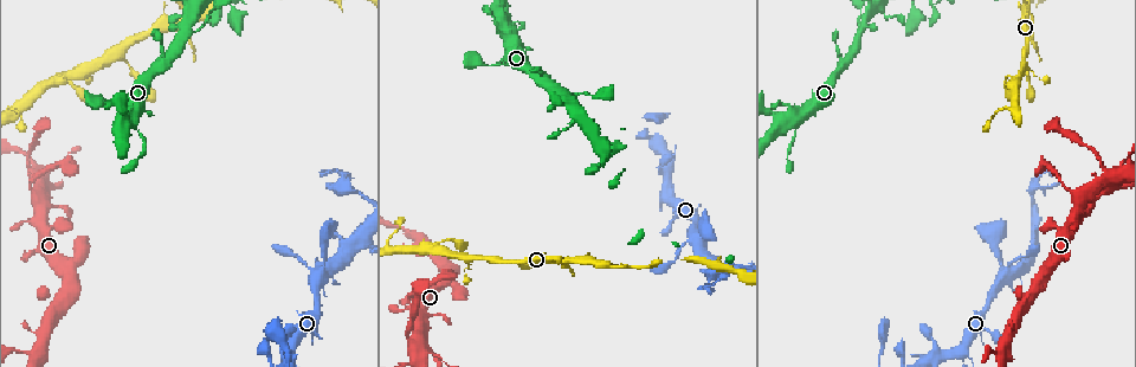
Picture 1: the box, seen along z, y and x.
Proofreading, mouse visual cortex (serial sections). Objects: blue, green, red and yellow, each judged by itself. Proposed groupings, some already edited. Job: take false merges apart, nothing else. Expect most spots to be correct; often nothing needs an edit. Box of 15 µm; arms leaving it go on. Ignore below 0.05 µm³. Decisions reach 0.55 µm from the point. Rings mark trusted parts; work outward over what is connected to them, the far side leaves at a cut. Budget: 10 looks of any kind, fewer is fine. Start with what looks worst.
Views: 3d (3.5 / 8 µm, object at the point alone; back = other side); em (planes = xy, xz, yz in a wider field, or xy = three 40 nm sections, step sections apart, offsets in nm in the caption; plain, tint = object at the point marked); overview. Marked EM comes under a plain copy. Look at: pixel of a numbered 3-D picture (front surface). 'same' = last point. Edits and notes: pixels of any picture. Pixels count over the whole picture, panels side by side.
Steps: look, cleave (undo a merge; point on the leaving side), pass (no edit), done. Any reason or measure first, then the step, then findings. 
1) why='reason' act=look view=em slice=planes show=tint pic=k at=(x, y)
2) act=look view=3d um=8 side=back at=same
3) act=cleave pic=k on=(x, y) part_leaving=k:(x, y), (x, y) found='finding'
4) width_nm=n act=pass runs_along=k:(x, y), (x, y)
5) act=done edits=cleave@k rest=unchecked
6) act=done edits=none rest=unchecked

why='arms part here' act=look view=3d um=3.5 pic=1 at=(1026, 50)

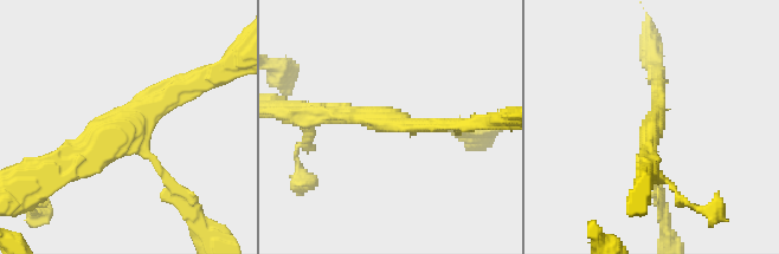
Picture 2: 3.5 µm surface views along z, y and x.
arms=3 arm_widths_nm=100,200,250 why='now the EM' act=look view=em slice=xy step=3 show=tint pic=2 at=(652, 121)

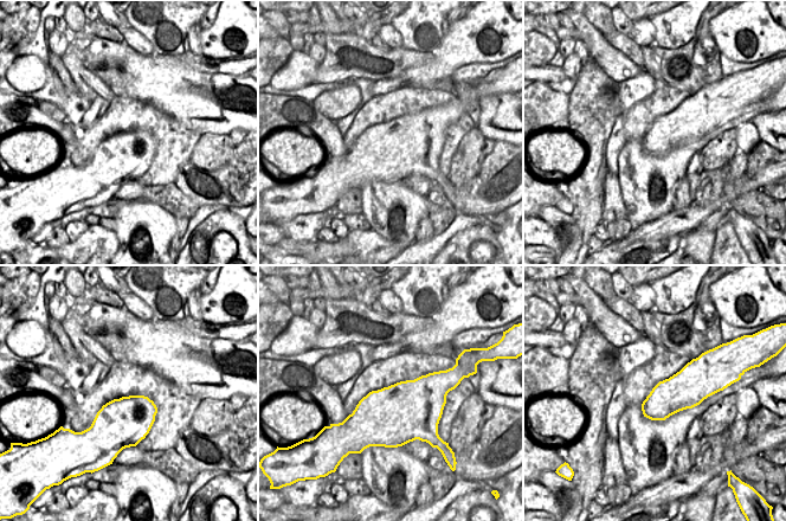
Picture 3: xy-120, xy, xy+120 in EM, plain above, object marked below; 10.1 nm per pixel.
act=pass runs_along=2:(191, 83), (60, 167) found='one cell here'

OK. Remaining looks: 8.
why='a fork' act=look view=3d um=3.5 pic=1 at=(429, 252)

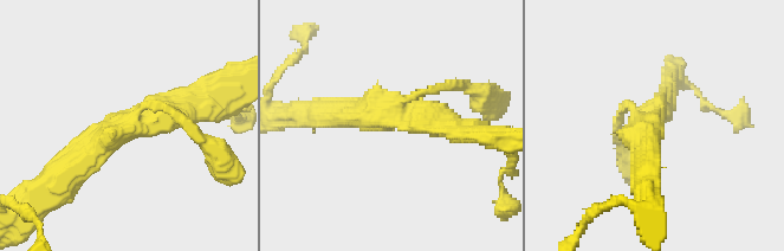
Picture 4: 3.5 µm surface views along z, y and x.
arms=3 arm_widths_nm=150,300,350 act=look view=em slice=xy step=3 show=tint pic=4 at=(398, 113)

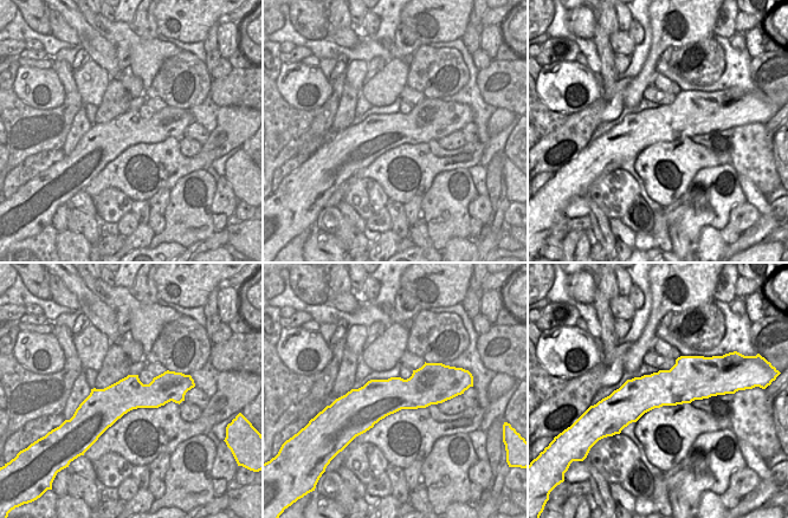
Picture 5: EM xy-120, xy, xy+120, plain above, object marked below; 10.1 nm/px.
act=pass runs_along=5:(446, 388), (344, 402) found='one cell here'

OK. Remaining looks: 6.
why='branch point' act=look view=3d um=3.5 pic=1 at=(1028, 20)

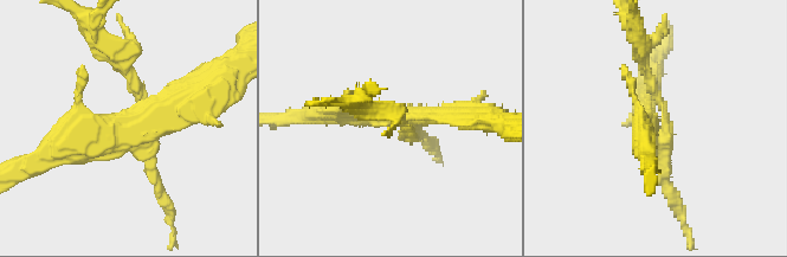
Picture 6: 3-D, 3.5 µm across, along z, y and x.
act=look view=em slice=xy step=5 show=tint pic=6 at=(408, 117)

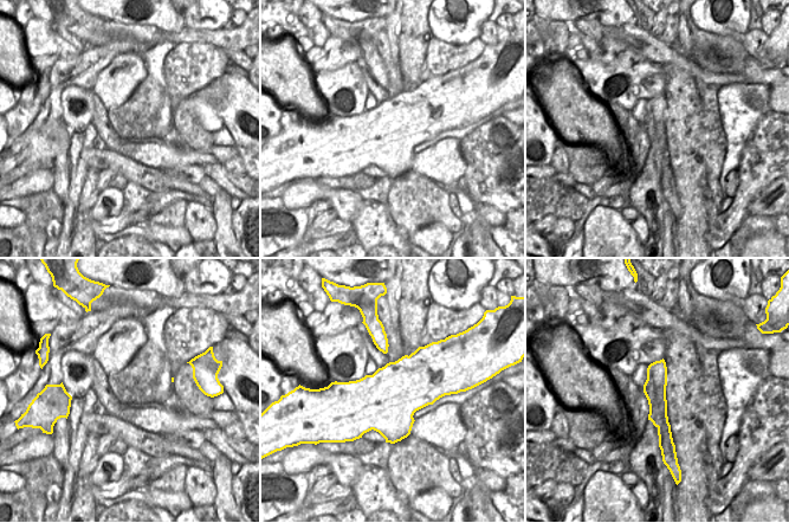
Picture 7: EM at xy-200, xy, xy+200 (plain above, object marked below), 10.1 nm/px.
act=pass runs_along=6:(60, 145), (141, 129), (213, 90) found='all the same cell'

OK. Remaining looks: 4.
why='thin arm on a thick one' act=look view=3d um=8 pic=1 at=(859, 31)

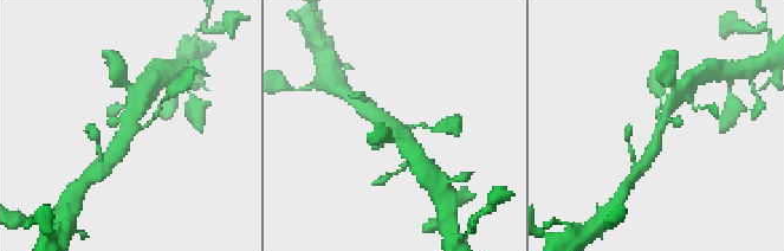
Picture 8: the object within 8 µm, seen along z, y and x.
why='zoom in' act=look view=3d um=3.5 pic=8 at=(393, 125)

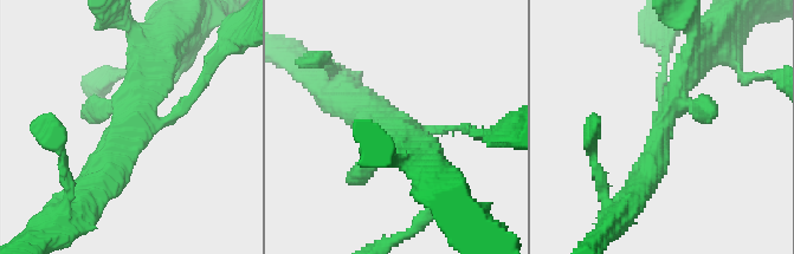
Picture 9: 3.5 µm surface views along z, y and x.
act=look view=em slice=planes show=tint pic=9 at=(402, 128)

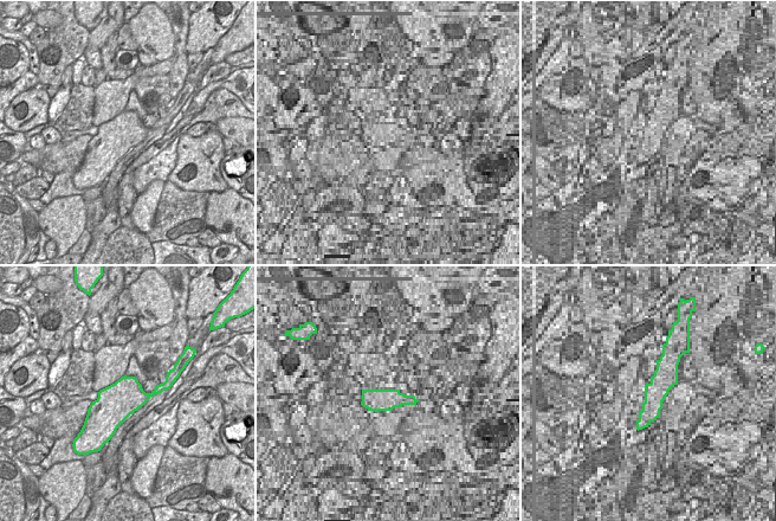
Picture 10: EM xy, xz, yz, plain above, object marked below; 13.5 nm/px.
act=pass runs_along=9:(99, 183), (165, 56) found='one cell here'

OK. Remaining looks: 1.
act=done edits=none rest=unchecked

